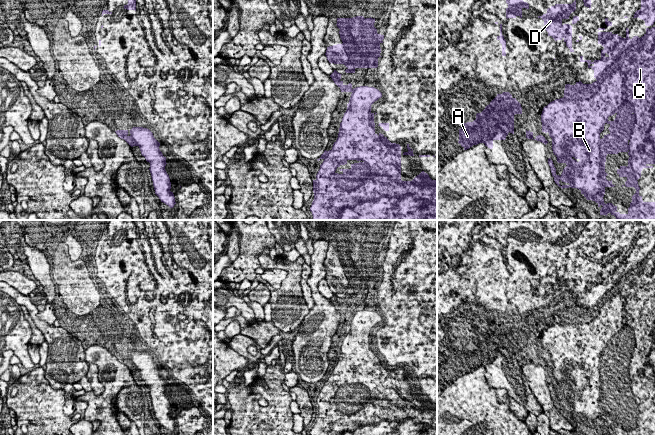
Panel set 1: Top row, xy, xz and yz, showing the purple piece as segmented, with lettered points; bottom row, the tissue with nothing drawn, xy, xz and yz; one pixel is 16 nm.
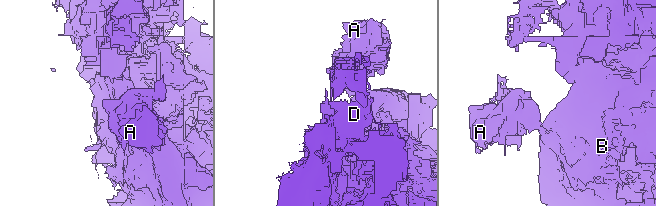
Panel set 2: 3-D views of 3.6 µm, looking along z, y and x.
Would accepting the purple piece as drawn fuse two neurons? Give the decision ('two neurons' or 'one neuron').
two neurons

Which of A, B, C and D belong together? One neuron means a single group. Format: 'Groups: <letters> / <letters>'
Groups: A / B C D

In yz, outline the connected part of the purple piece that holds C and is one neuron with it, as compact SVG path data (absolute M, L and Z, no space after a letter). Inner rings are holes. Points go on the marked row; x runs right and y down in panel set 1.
M641 0L641 9L635 12L633 18L637 17L644 20L645 25L647 26L646 33L641 38L639 38L638 36L634 36L632 39L630 39L628 28L626 28L625 38L622 38L618 34L613 34L612 32L605 32L605 28L598 28L598 44L601 44L604 47L604 49L601 50L601 59L594 60L592 62L591 60L584 60L583 56L580 56L580 62L587 62L588 68L591 68L594 71L594 78L596 79L596 81L592 84L583 84L581 81L576 82L575 85L566 84L564 90L564 97L550 102L547 106L543 108L541 114L542 132L548 132L549 136L552 138L552 150L554 155L557 157L557 162L565 163L567 165L563 169L562 174L559 176L556 174L556 168L554 167L553 161L551 160L551 158L548 159L548 164L550 166L555 183L562 189L569 187L579 189L581 191L581 194L583 194L587 200L595 201L598 204L598 207L600 207L601 205L603 206L600 210L600 215L607 216L607 214L610 213L611 215L614 215L617 220L655 220L655 202L644 202L642 200L642 196L639 195L640 187L637 181L641 177L641 171L643 168L653 168L652 165L655 164L655 27L652 26L655 22L655 0ZM606 123L610 125L610 127L608 128L610 133L604 135L604 137L601 139L600 133L604 130L604 125ZM619 152L627 152L630 157L628 159L628 166L620 166L620 168L617 169L617 174L619 175L619 177L627 178L627 181L624 184L626 187L634 187L636 189L636 193L632 196L632 202L630 203L627 214L620 214L617 211L617 206L614 206L612 203L605 204L603 199L605 194L605 188L615 186L612 184L612 180L608 181L606 179L606 176L608 175L605 172L606 156L608 154L618 154Z

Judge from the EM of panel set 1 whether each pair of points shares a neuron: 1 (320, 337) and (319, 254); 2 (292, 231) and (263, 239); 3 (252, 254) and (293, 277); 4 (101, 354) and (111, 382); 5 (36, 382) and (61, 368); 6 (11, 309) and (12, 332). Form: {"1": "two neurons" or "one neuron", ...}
{"1": "one neuron", "2": "two neurons", "3": "two neurons", "4": "one neuron", "5": "two neurons", "6": "one neuron"}

